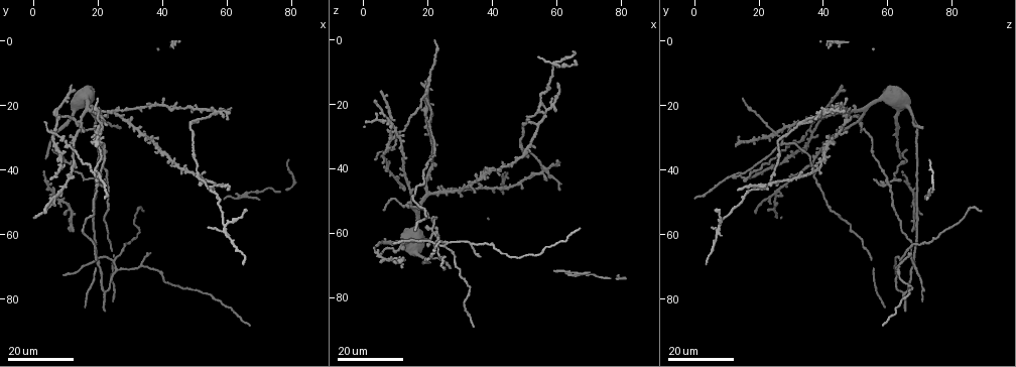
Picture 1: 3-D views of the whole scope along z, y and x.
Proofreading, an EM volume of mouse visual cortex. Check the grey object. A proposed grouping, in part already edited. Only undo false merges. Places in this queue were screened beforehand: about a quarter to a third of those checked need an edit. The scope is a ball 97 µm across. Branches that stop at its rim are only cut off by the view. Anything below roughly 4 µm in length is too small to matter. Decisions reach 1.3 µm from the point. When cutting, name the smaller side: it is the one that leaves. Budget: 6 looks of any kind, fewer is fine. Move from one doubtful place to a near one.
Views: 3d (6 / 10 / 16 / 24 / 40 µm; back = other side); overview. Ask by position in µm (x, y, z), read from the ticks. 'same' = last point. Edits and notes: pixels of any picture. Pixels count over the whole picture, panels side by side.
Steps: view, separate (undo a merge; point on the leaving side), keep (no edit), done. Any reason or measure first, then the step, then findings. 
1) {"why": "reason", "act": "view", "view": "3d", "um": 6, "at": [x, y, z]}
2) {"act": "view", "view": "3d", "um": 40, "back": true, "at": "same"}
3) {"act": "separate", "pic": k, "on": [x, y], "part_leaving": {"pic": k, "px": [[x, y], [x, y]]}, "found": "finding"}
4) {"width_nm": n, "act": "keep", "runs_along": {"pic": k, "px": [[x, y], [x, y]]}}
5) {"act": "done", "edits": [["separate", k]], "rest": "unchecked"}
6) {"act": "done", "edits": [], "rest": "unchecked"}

{"why": "side arm on a straight run", "act": "view", "view": "3d", "um": 16, "at": [33.0, 69.0, 63.0]}

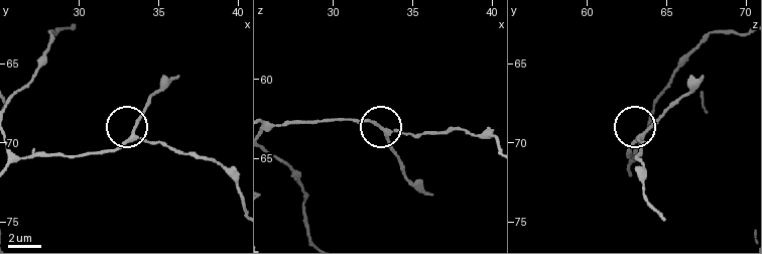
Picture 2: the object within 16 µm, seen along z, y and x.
{"act": "view", "view": "3d", "um": 6, "at": [33.4, 69.6, 63.5]}

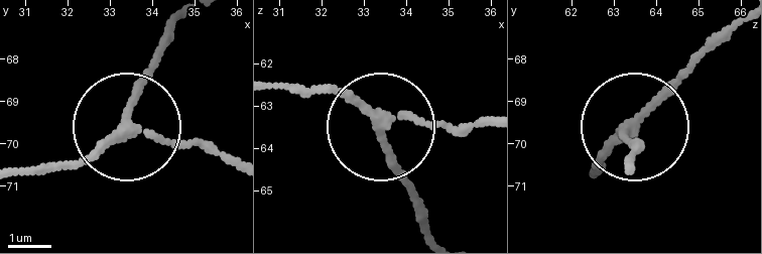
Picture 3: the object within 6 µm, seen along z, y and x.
{"side_arm_um": 6, "act": "keep", "runs_along": {"pic": 3, "px": [[24, 171], [100, 149], [164, 34]]}, "found": "all the same cell"}

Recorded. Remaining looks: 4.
{"why": "a fork", "act": "view", "view": "3d", "um": 16, "at": [21.0, 42.5, 12.0]}

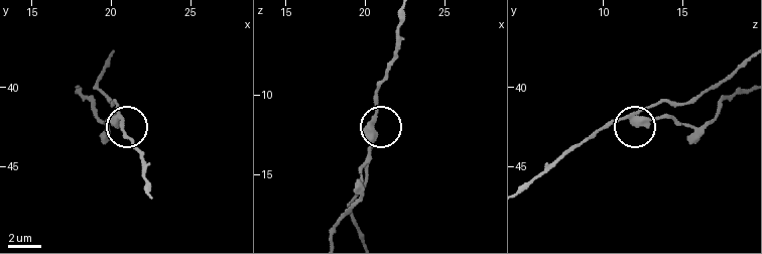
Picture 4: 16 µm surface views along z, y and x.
{"act": "view", "view": "3d", "um": 10, "at": [20.2, 42.1, 11.9]}

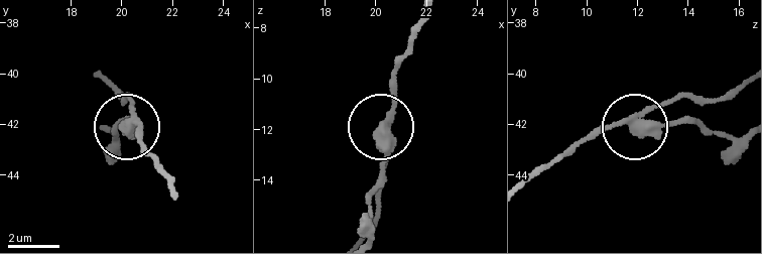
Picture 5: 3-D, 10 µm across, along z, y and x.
{"arms": 3, "act": "separate", "pic": 5, "on": [668, 122], "part_leaving": {"pic": 5, "px": [[634, 124], [696, 124], [742, 136]]}, "found": "a second cell is stuck on"}

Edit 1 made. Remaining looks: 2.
{"act": "done", "edits": [["separate", 5]], "rest": "unchecked"}

